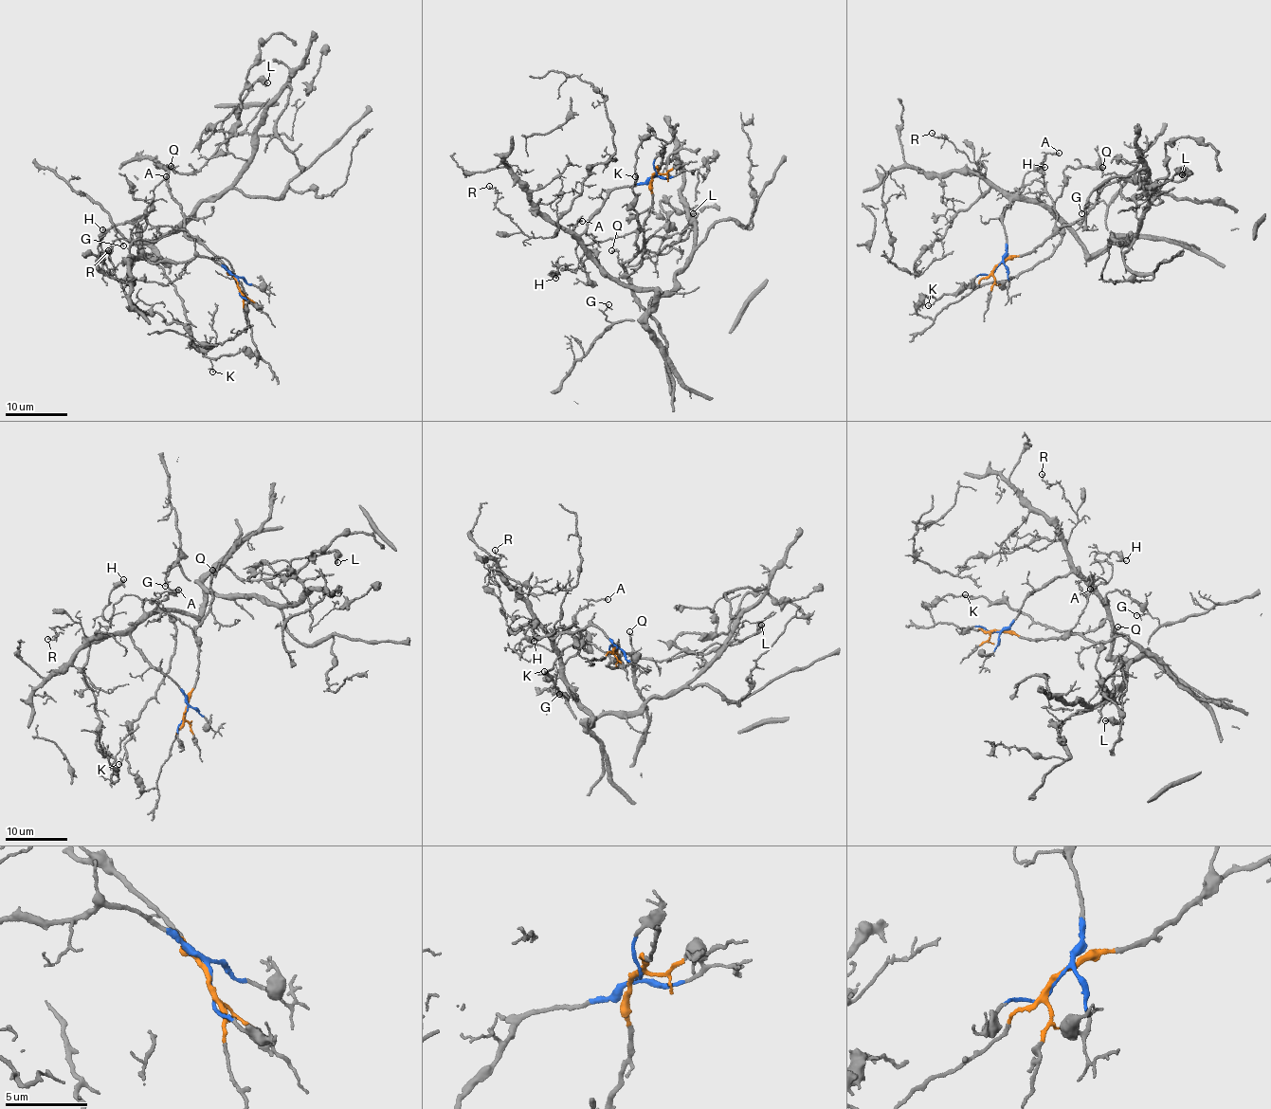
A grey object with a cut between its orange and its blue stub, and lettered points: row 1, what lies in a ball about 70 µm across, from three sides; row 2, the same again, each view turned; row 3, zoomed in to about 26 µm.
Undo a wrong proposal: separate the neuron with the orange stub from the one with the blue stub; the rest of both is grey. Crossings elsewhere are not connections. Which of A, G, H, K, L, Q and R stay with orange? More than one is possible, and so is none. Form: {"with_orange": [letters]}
{"with_orange": ["L", "Q"]}

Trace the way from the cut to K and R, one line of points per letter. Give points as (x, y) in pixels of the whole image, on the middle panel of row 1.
K: (654, 175), (607, 193), (580, 235), (585, 253), (615, 278), (642, 262), (643, 236), (633, 209), (635, 177)
R: (654, 175), (607, 193), (579, 234), (559, 227), (542, 238), (527, 235), (496, 206), (496, 189), (488, 186)

